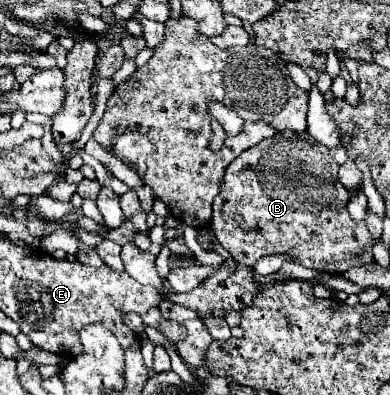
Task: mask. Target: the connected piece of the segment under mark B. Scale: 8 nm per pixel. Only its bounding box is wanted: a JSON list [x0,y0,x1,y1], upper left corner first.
[210,130,374,274]

